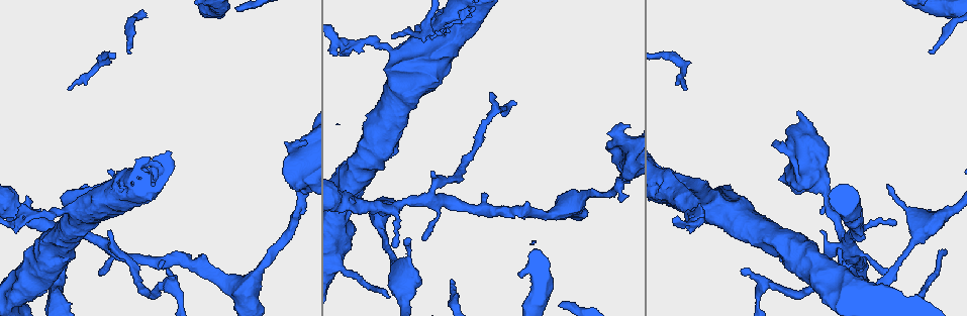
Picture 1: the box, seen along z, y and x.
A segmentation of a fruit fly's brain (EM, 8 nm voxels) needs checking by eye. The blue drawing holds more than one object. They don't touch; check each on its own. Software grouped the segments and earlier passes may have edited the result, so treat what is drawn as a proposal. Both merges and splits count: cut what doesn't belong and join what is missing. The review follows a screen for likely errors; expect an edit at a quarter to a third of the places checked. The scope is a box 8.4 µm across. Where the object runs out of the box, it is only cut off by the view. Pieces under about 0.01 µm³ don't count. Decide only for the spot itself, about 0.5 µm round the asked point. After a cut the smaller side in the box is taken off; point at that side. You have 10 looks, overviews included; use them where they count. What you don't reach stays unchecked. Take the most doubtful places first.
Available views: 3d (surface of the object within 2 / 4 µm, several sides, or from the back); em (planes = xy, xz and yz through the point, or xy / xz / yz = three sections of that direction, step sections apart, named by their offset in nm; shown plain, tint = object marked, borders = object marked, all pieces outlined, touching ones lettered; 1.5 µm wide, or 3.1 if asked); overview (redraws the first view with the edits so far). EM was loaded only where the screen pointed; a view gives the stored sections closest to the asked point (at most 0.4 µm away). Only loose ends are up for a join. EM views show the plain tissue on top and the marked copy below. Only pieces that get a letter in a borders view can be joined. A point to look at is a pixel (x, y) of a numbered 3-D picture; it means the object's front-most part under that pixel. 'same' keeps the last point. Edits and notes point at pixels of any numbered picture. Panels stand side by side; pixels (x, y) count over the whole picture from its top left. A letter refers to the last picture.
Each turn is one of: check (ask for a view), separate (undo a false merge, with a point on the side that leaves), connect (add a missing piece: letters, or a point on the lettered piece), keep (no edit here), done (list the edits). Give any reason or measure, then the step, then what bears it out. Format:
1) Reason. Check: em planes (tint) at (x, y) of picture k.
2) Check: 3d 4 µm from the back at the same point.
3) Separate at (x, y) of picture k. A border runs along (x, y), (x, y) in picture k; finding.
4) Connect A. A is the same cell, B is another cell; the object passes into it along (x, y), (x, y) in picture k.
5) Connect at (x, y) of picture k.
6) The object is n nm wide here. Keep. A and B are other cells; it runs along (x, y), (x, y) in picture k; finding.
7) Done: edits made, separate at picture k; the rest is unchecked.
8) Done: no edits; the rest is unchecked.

An open end. Check: em planes (tint) at (821, 232) of picture 1.

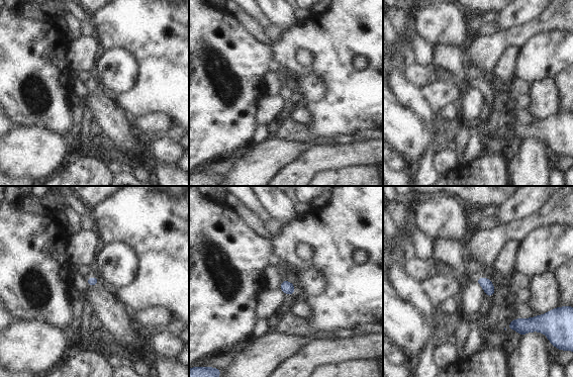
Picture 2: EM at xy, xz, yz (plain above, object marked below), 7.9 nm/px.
Check: em planes (borders) at the same point.

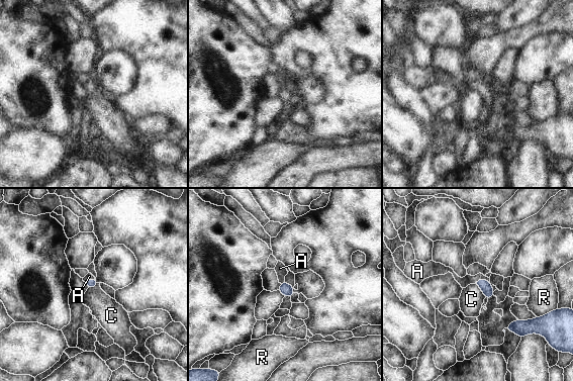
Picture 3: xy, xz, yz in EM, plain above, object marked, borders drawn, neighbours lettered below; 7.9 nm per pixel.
Connect A. A is the same cell, C and R are other cells; the object passes into it along (486, 287), (481, 279), (468, 279) in picture 3; the neuron continues.

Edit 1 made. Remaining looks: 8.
See it whole again. Check: overview.

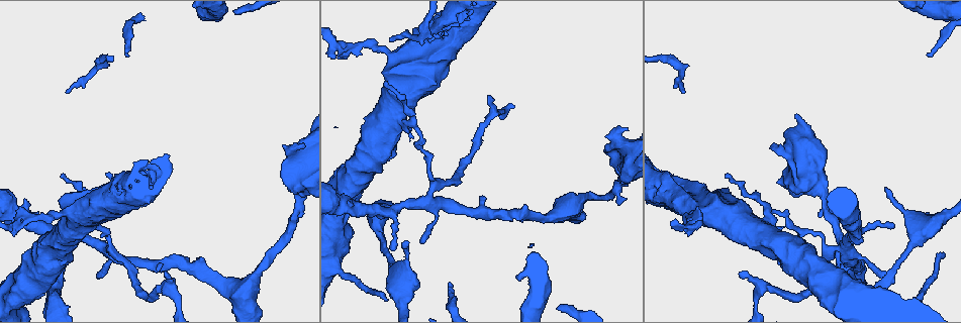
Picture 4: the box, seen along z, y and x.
An open end. Check: 3d 4 µm at (67, 90) of picture 4.

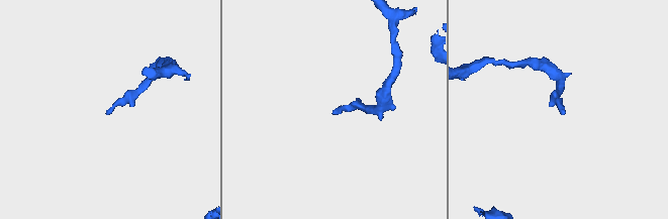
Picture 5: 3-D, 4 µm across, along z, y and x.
Check: em yz step 4 (borders) at (336, 108) of picture 5.

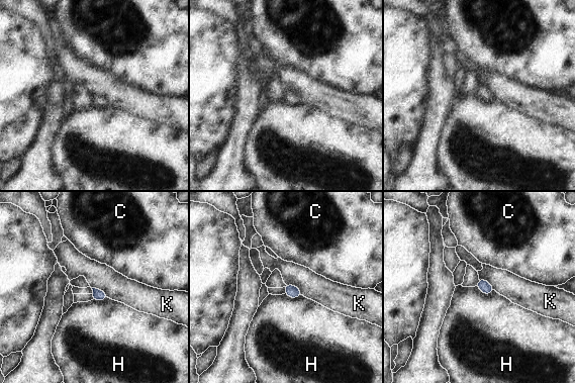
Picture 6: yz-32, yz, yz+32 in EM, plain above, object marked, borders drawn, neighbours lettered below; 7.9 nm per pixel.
Another direction. Check: em planes (borders) at the same point.

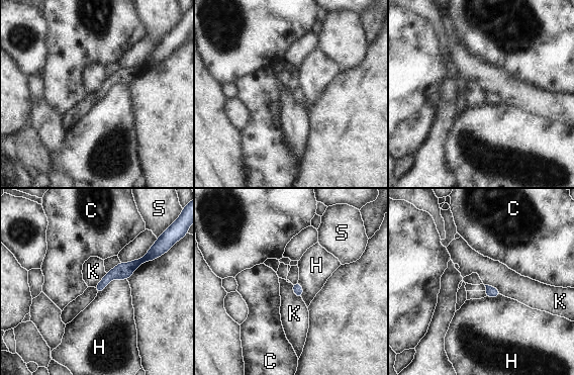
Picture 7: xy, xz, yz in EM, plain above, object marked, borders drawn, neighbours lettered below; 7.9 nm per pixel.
Keep. C, H, K and S are other cells; none of them fits.

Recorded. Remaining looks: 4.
Thin end. Check: 3d 2 µm at (884, 189) of picture 4.

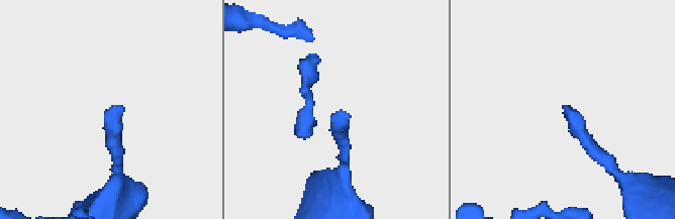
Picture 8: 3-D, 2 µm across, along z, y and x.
Check: em xz step 4 (tint) at (350, 116) of picture 8.

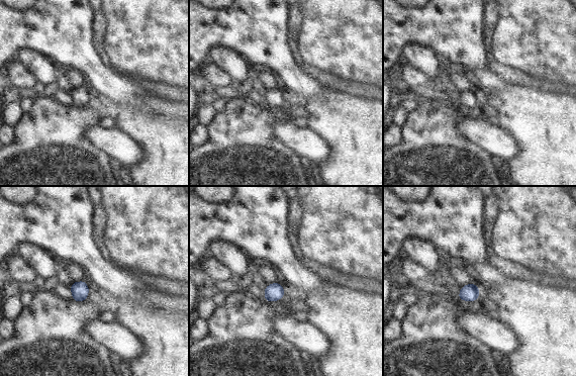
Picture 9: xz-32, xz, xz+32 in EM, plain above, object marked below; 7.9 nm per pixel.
Check: em planes (borders) at the same point.

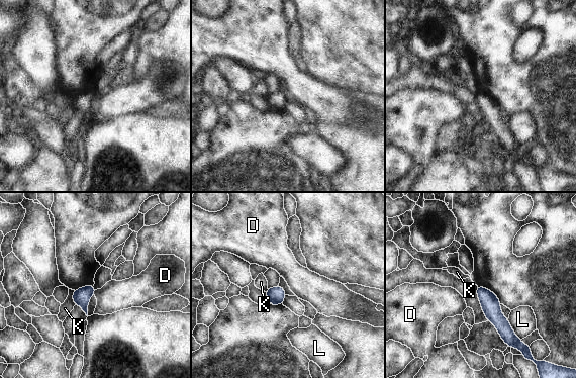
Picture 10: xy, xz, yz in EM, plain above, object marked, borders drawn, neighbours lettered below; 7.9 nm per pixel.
The object is 140 nm wide here; the longest contact is with L, 200 nm. Keep. D, K and L are other cells; no lettered piece goes on from it.

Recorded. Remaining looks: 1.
Done: edits made, connect at picture 3; the rest is unchecked.

